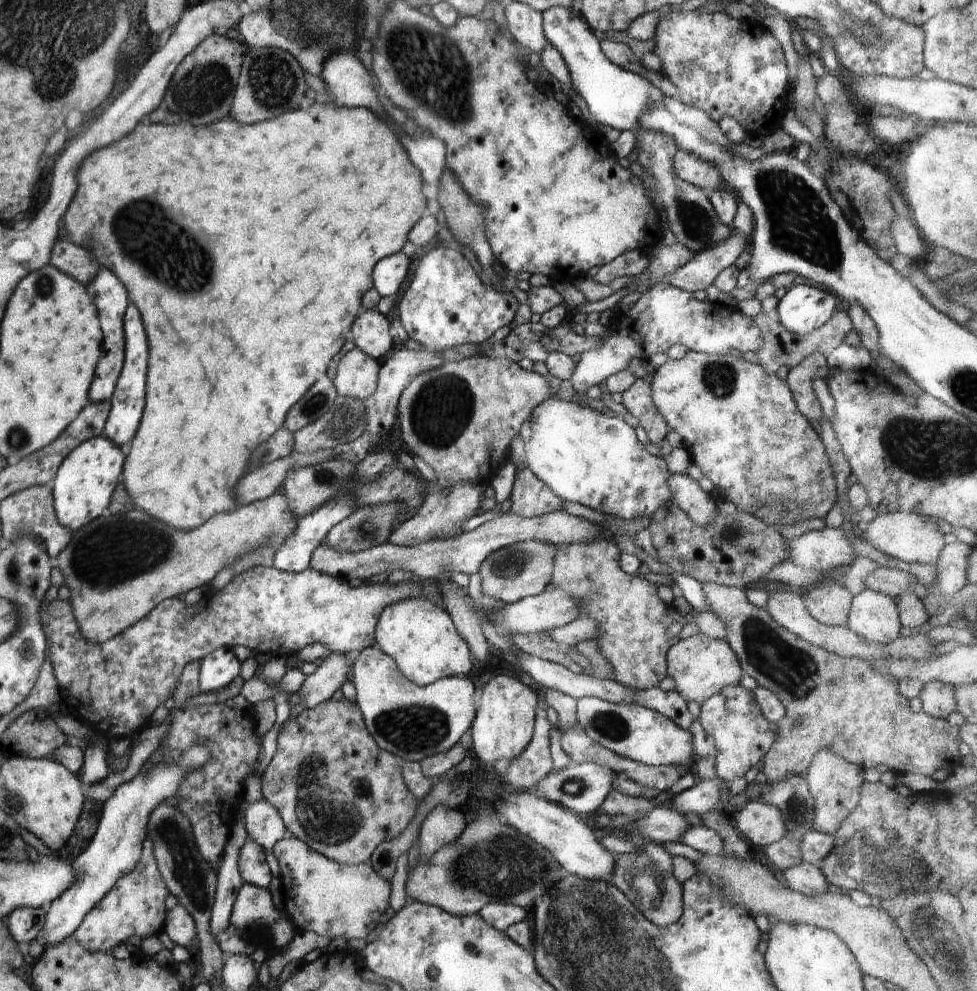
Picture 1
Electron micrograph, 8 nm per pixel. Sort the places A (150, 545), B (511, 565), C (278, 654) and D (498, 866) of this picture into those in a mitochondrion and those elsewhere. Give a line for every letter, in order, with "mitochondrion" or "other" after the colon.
A: mitochondrion
B: mitochondrion
C: other
D: mitochondrion

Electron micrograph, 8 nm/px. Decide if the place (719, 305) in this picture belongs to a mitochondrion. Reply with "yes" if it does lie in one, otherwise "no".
no

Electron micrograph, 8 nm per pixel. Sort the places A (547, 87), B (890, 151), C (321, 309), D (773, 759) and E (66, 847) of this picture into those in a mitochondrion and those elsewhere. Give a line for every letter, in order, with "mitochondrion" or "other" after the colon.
A: other
B: other
C: other
D: other
E: other

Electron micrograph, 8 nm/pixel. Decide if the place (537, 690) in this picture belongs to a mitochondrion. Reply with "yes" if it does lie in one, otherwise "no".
no

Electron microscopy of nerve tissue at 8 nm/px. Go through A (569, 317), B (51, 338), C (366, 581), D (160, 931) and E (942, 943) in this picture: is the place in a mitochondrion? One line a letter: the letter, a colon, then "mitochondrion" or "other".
A: other
B: other
C: other
D: other
E: mitochondrion

